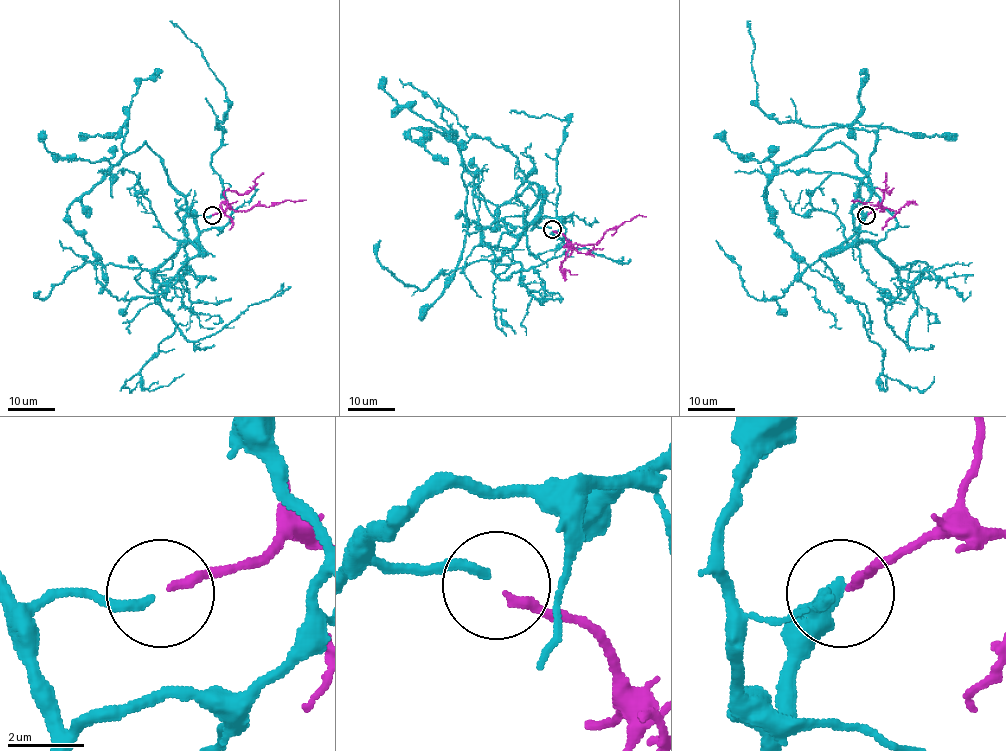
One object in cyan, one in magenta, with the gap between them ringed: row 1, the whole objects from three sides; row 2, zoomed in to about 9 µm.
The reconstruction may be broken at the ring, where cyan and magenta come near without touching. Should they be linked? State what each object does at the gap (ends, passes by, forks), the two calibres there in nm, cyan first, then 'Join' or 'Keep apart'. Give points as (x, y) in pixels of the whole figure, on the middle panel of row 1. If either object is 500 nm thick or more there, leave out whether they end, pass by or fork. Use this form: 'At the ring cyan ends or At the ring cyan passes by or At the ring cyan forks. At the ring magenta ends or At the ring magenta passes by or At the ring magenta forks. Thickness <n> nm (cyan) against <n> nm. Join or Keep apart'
At the ring cyan ends. At the ring magenta ends. Thickness 240 nm (cyan) against 240 nm. Join

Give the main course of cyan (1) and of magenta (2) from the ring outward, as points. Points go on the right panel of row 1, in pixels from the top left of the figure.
1: (865, 215), (859, 242), (851, 246), (872, 187), (843, 144), (808, 153), (827, 132), (860, 123), (956, 139)
2: (867, 215), (882, 208), (876, 204), (867, 207), (853, 200)

